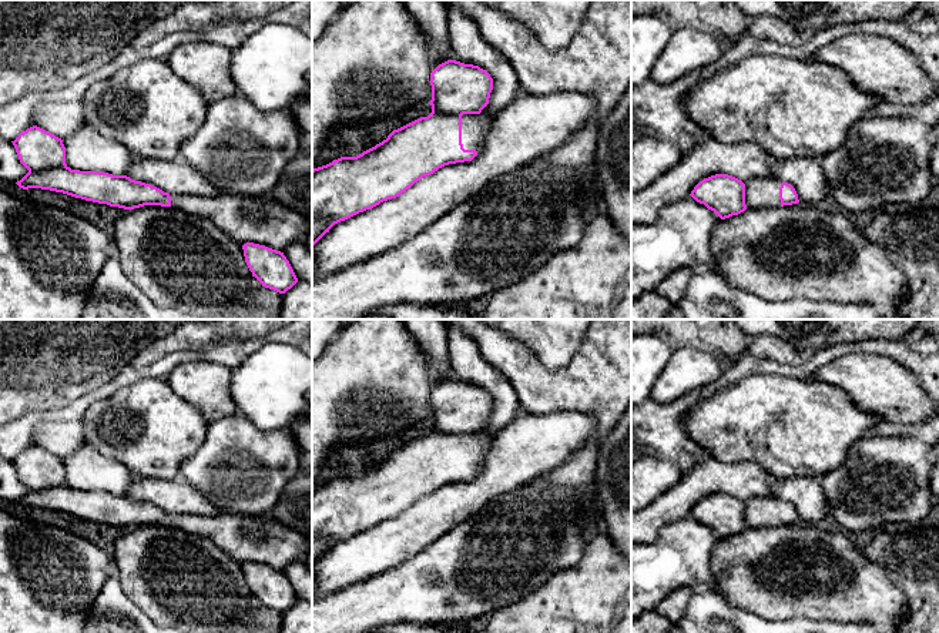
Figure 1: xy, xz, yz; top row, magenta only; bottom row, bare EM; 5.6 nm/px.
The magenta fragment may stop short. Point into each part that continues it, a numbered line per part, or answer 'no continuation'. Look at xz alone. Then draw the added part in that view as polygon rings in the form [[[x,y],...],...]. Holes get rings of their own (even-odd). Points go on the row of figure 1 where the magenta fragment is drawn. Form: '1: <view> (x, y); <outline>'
1: xz (530, 126); [[[569,91],[546,96],[520,93],[496,115],[463,114],[463,148],[476,150],[477,155],[472,161],[445,165],[420,178],[399,197],[335,224],[312,247],[313,279],[335,274],[402,245],[479,192],[493,178],[524,167],[537,157],[563,145],[596,115],[596,111],[597,103],[591,96]]]

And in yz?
1: yz (805, 174); [[[814,157],[774,160],[767,177],[745,182],[745,205],[749,210],[777,210],[781,207],[779,187],[791,184],[804,205],[816,205],[829,195],[822,161]]]

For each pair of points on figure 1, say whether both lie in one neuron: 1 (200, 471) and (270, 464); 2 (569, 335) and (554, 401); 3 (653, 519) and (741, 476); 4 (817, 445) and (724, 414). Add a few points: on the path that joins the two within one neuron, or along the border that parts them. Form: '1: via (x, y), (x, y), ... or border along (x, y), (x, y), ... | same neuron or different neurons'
1: via (217, 469), (247, 469), (252, 466) | same neuron
2: border along (582, 340), (572, 359), (553, 369), (532, 351) | different neurons
3: via (674, 505), (694, 485), (707, 478), (720, 478) | same neuron
4: via (794, 429), (782, 429), (770, 421), (747, 421) | same neuron

